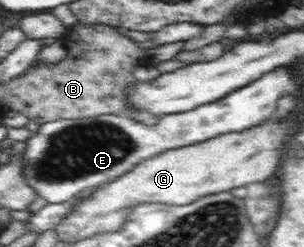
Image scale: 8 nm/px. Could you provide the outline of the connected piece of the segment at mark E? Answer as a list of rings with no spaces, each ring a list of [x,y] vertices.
[[[277,68],[228,93],[221,100],[189,111],[157,116],[154,124],[132,119],[126,113],[46,121],[45,124],[38,125],[35,133],[23,141],[25,147],[18,156],[21,160],[22,177],[47,204],[72,202],[83,191],[109,183],[127,173],[140,161],[159,153],[195,145],[227,133],[243,133],[251,127],[261,125],[274,115],[279,93],[287,89],[287,71],[279,71]]]

